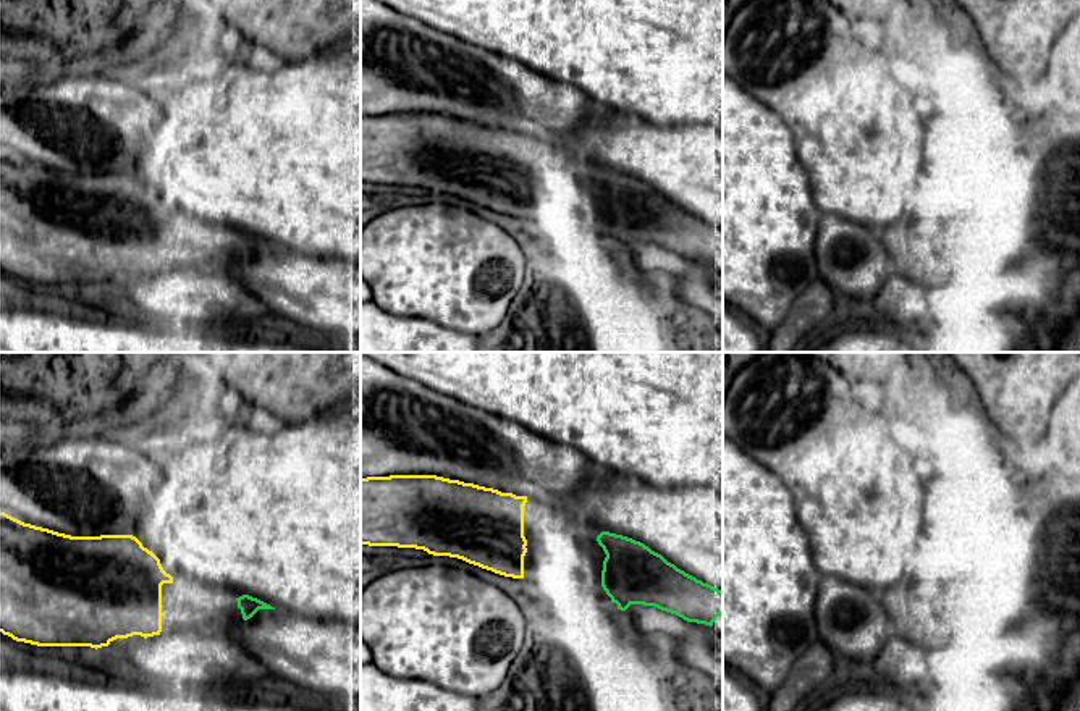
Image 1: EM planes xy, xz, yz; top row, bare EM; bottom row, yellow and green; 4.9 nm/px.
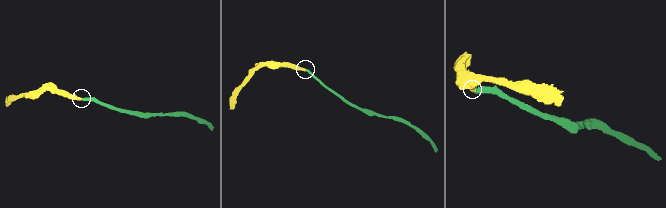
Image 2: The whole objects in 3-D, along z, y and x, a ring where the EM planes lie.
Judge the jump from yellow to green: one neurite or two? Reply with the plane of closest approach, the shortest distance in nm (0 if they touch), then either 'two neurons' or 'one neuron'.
xy | 320 nm | one neuron

